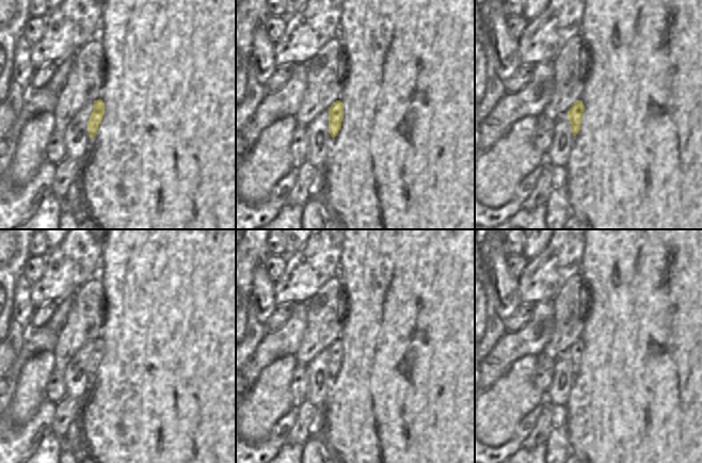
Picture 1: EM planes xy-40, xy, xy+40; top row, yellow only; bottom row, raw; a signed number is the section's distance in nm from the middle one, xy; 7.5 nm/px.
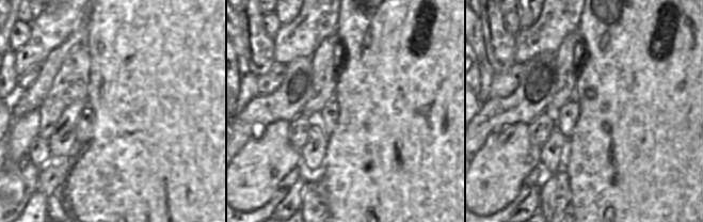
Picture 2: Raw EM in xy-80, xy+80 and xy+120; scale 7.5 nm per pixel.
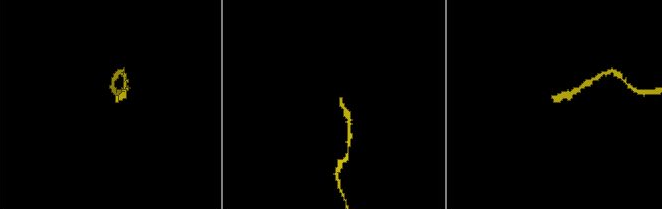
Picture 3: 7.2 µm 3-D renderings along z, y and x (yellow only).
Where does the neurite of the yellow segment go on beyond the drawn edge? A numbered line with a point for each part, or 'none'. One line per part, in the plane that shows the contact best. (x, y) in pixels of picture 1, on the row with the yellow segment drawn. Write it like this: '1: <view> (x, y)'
none

